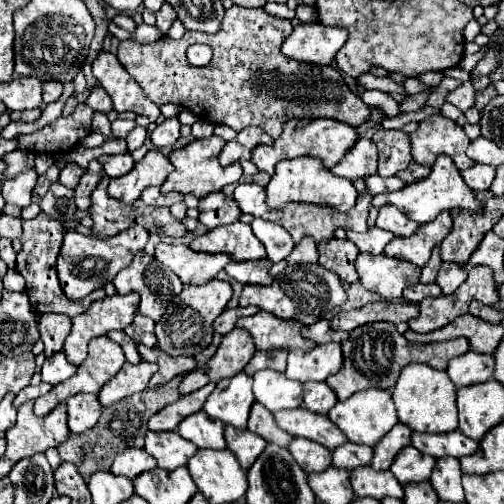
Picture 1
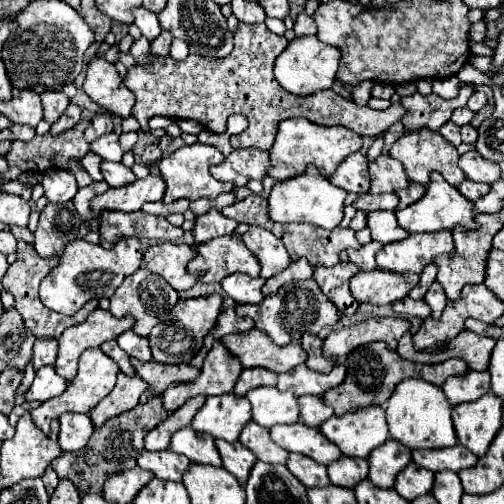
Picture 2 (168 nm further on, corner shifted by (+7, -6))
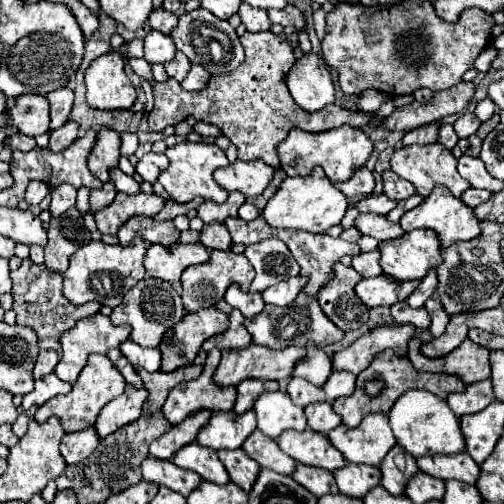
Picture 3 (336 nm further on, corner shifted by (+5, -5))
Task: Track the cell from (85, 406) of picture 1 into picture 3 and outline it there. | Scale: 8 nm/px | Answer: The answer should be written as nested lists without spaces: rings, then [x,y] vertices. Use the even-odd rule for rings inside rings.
[[[86,427],[82,431],[66,433],[62,437],[60,451],[62,451],[62,457],[66,459],[66,463],[74,465],[74,463],[80,463],[82,459],[86,459],[96,449],[98,443],[100,443],[100,437],[98,437],[96,429]]]

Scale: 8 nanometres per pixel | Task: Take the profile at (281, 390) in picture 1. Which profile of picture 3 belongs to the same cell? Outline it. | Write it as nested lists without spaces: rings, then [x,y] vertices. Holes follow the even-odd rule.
[[[284,391],[262,393],[254,403],[254,411],[258,417],[258,429],[272,439],[278,439],[284,429],[306,429],[304,409],[294,405]]]

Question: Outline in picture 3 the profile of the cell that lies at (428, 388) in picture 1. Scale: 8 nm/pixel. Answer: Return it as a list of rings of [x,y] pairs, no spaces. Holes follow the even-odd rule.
[[[406,391],[406,395],[402,395],[398,403],[394,403],[388,415],[396,443],[414,457],[438,453],[450,455],[460,453],[464,449],[464,437],[460,431],[458,417],[450,411],[444,399],[438,399],[438,395],[430,395],[430,391]]]

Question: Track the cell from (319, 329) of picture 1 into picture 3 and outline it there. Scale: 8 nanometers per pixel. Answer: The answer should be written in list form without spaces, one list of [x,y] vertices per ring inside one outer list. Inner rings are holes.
[[[306,343],[306,357],[302,361],[296,363],[294,367],[294,375],[296,377],[304,377],[308,379],[310,383],[314,385],[324,385],[326,379],[330,377],[332,373],[332,361],[330,357],[320,349],[316,347],[314,343]]]

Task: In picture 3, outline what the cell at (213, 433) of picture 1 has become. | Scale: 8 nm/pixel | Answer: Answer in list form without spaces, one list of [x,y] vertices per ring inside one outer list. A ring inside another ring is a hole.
[[[188,443],[186,447],[180,447],[174,453],[172,461],[178,467],[196,471],[206,481],[214,481],[218,485],[230,481],[228,471],[222,467],[222,461],[218,459],[218,453],[210,451],[210,447],[198,447],[196,443]]]

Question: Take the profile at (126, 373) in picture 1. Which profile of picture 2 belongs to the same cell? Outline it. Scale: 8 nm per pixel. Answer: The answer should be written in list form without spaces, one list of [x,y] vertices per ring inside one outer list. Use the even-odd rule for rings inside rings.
[[[118,374],[118,382],[114,386],[114,392],[110,392],[92,412],[90,418],[94,422],[96,428],[100,428],[106,420],[128,412],[132,408],[136,408],[138,398],[142,396],[142,392],[148,388],[148,384],[144,384],[144,380],[140,380],[138,376],[130,378],[126,374]]]

